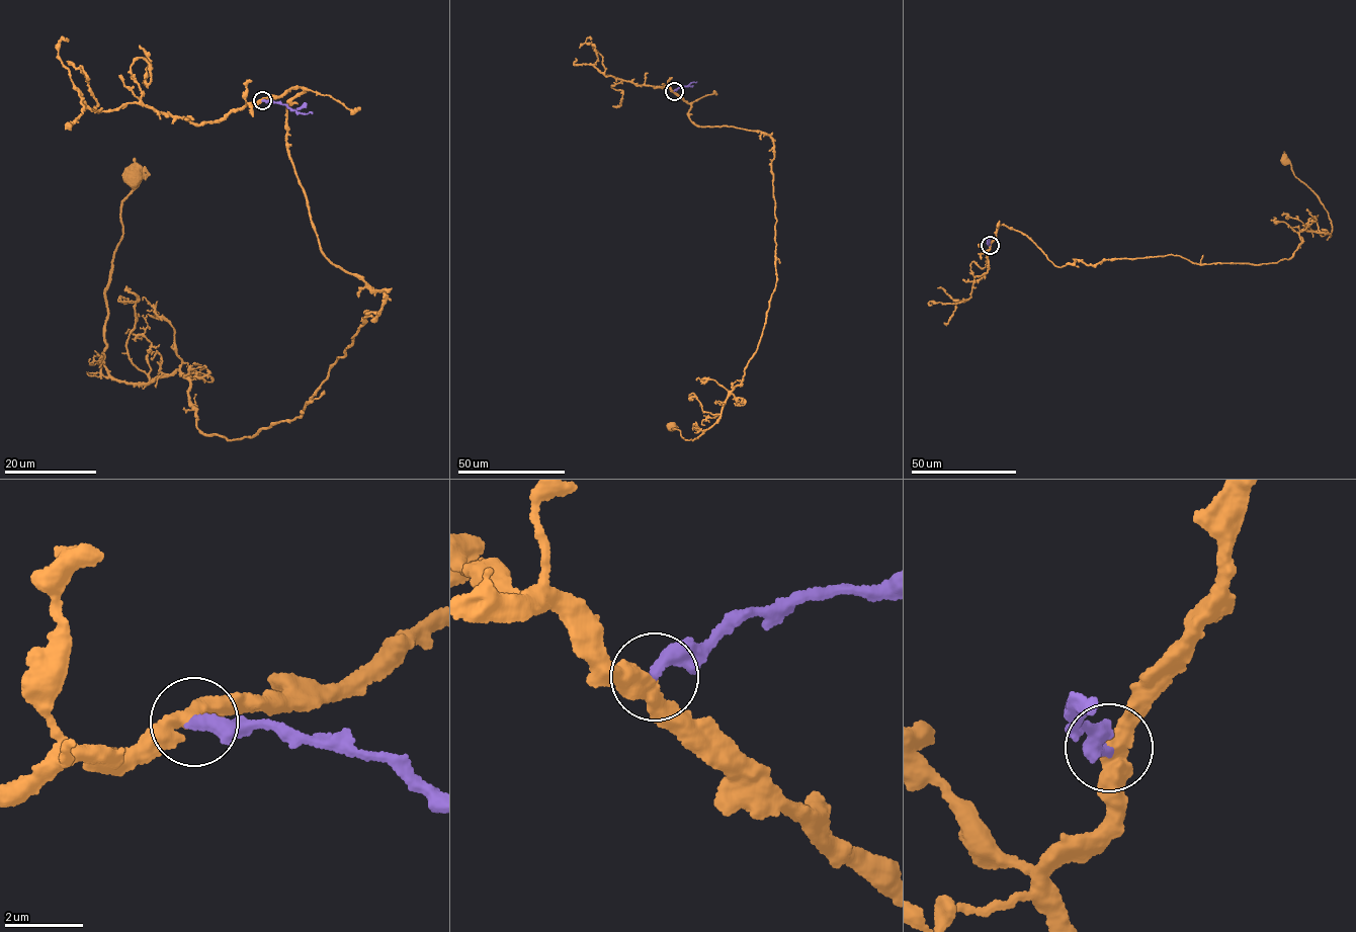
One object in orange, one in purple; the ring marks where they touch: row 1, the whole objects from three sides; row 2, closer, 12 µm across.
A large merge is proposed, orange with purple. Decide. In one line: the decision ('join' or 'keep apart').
keep apart

